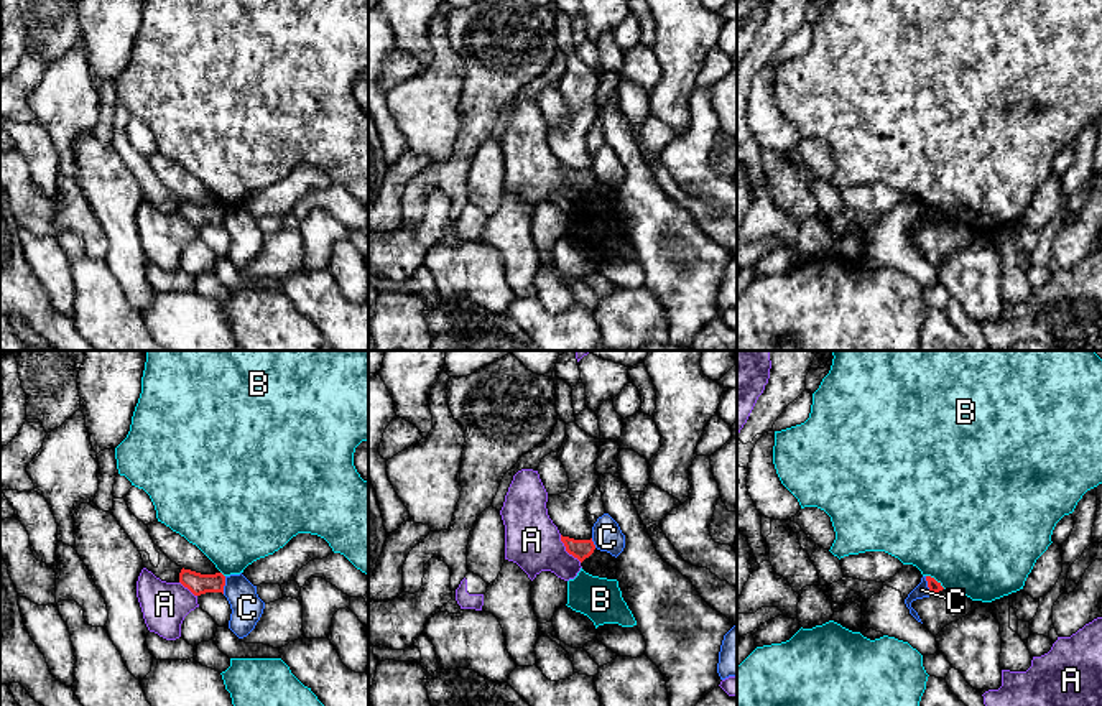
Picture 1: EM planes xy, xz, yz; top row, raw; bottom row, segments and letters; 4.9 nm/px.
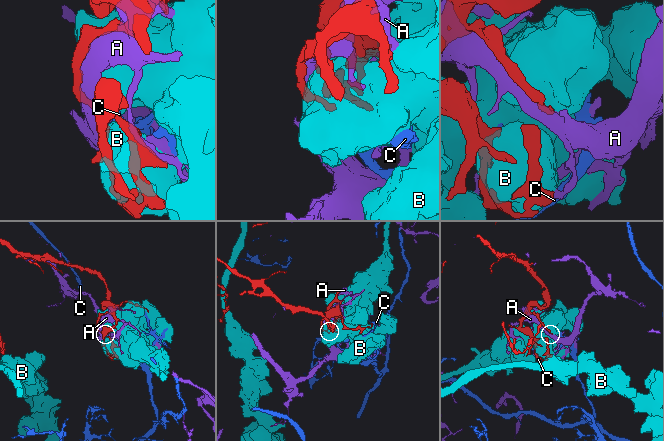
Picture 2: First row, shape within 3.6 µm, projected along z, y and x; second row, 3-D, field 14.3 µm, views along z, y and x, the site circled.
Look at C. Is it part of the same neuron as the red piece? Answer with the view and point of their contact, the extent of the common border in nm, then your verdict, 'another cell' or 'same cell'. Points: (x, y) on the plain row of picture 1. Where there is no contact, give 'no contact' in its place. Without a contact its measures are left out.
yz (928, 218) | 100 nm | another cell

